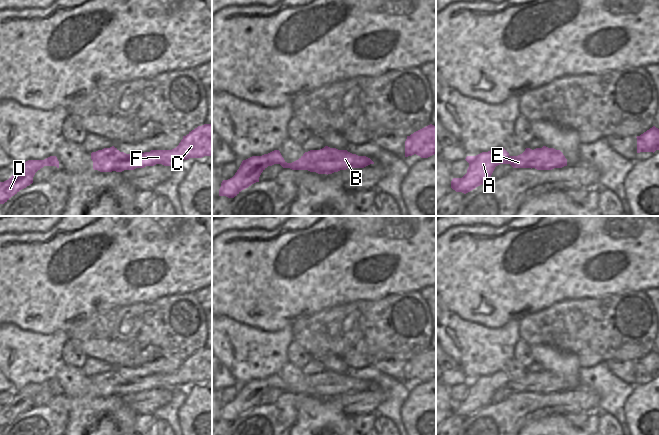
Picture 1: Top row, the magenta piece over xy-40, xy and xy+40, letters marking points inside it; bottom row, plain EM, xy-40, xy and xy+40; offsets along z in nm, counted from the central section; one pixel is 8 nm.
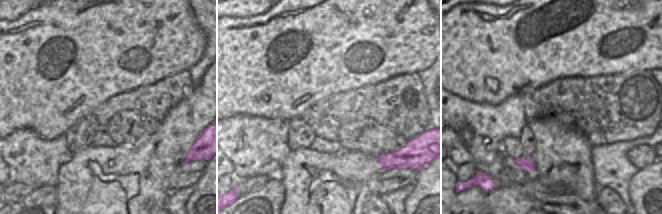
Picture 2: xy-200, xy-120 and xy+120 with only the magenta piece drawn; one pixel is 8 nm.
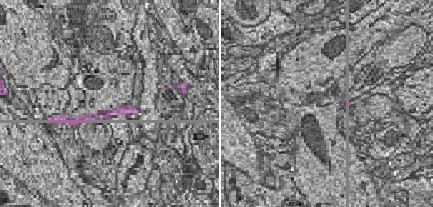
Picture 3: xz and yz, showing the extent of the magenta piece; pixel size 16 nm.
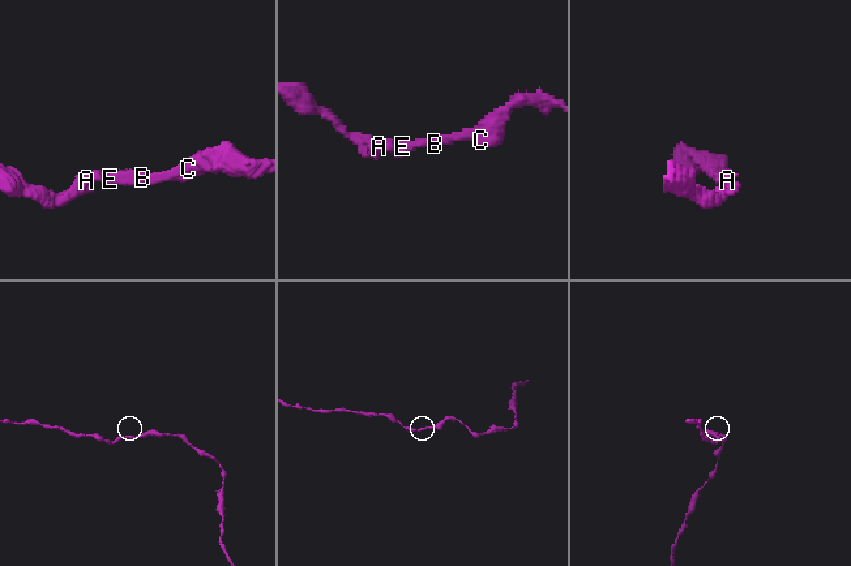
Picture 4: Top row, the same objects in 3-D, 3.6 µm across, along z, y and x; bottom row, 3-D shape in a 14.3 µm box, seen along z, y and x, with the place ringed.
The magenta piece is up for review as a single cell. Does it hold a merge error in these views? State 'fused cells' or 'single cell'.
single cell

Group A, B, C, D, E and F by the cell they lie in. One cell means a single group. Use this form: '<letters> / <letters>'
A B C D E F

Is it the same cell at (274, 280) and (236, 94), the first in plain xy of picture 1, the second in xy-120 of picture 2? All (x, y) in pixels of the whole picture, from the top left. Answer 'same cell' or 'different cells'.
same cell

